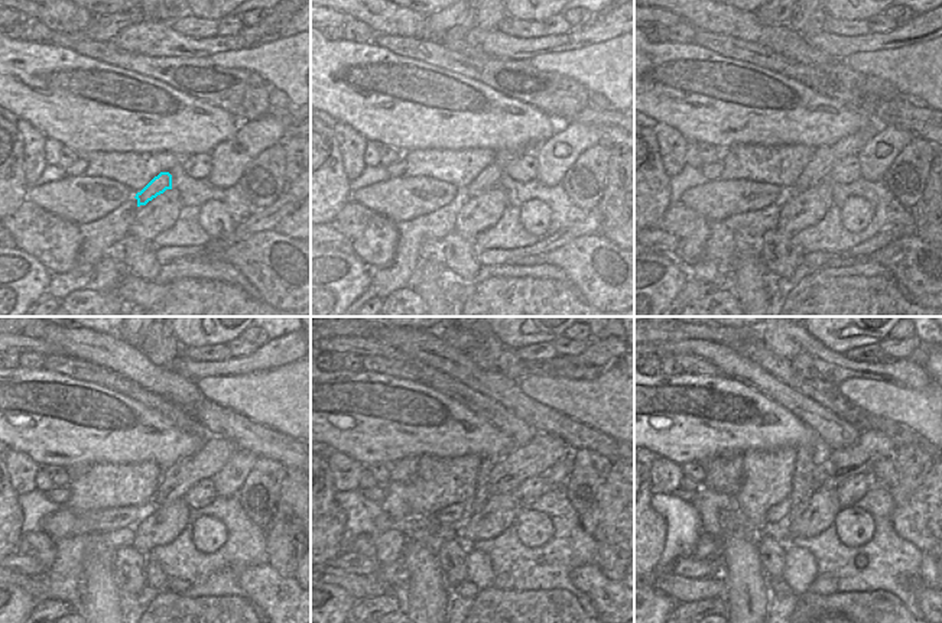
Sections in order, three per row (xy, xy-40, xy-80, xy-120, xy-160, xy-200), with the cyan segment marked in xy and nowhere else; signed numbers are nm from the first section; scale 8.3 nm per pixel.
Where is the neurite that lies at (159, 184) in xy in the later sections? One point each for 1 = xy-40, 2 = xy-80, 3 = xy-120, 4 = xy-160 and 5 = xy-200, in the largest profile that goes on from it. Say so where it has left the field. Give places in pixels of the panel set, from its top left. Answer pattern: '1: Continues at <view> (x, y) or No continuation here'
1: Continues at xy-40 (490, 177)
2: Continues at xy-80 (825, 156)
3: Continues at xy-120 (176, 480)
4: Continues at xy-160 (533, 458)
5: Continues at xy-200 (834, 467)

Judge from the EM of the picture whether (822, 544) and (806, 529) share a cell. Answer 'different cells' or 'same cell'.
different cells

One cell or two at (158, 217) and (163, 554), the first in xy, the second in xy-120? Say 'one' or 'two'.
two

